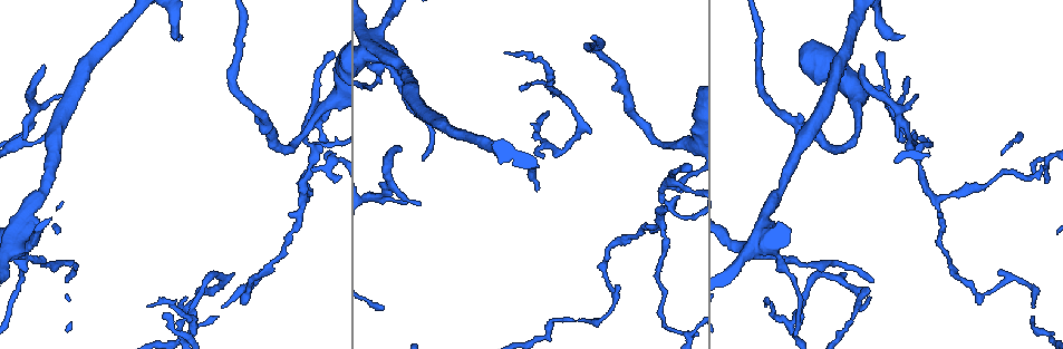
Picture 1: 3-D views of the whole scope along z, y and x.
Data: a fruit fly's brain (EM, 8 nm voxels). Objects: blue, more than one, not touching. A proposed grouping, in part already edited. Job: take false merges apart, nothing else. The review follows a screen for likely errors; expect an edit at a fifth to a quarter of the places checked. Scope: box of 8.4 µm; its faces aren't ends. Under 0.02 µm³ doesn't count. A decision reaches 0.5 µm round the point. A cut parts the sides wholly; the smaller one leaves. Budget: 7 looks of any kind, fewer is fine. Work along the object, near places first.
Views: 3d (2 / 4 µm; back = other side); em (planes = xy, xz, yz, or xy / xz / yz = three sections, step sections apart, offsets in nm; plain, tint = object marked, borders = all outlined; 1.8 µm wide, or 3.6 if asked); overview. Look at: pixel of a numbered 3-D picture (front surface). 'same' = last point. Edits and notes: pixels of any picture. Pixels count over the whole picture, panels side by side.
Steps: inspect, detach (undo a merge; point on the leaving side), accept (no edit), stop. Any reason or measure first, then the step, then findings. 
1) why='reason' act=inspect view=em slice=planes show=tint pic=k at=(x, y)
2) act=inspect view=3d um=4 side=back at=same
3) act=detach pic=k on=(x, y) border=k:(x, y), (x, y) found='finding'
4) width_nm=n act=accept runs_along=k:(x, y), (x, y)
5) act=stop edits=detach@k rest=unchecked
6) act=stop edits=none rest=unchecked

why='abrupt turn' act=inspect view=em slice=planes show=tint pic=1 at=(198, 291)

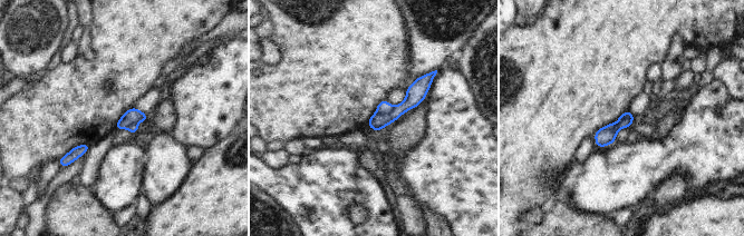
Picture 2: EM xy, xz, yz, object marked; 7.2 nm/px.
act=detach pic=2 on=(384, 107) border=2:(394, 107), (387, 114), (376, 114) found='two neurons meet here'

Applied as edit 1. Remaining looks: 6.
why='abrupt turn' act=inspect view=em slice=xy step=4 show=tint pic=1 at=(247, 293)

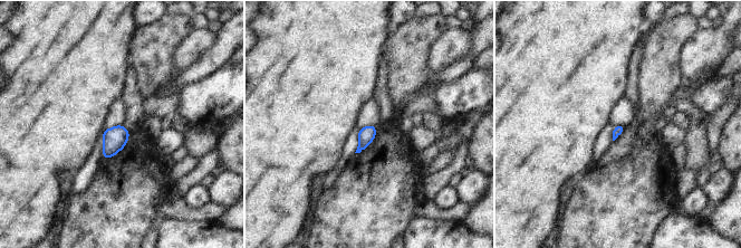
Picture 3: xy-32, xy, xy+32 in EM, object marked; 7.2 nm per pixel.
why='cut it another way' act=inspect view=em slice=planes show=borders at=same

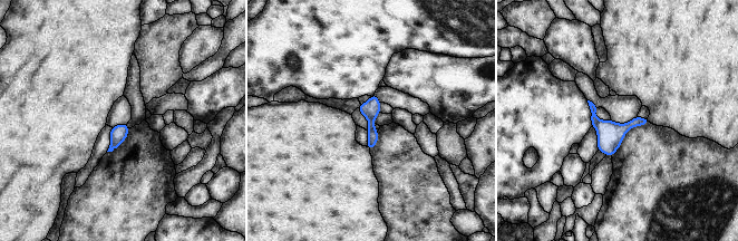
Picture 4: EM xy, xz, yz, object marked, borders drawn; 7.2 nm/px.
width_nm=120 act=accept runs_along=4:(374, 98), (370, 145) found='all the same neuron'

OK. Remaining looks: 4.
why='arms part here' act=inspect view=em slice=xy step=8 show=tint pic=1 at=(931, 194)

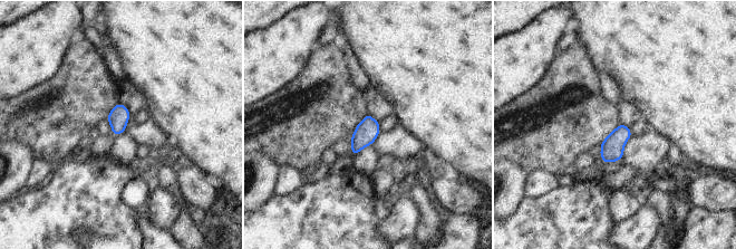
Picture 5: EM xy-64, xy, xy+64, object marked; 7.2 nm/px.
why='another direction' act=inspect view=em slice=planes show=tint at=same

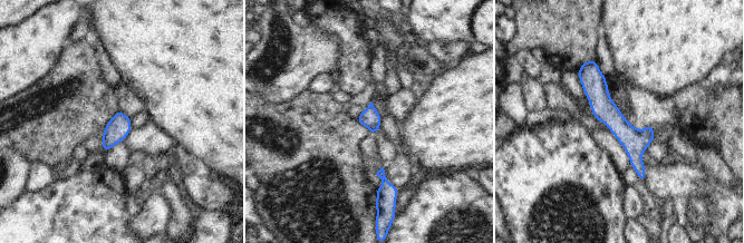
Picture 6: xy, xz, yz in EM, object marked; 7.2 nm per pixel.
act=accept runs_along=6:(586, 65), (641, 176) found='continuous, no second neuron'

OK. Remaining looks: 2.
act=stop edits=detach@2 rest=unchecked

